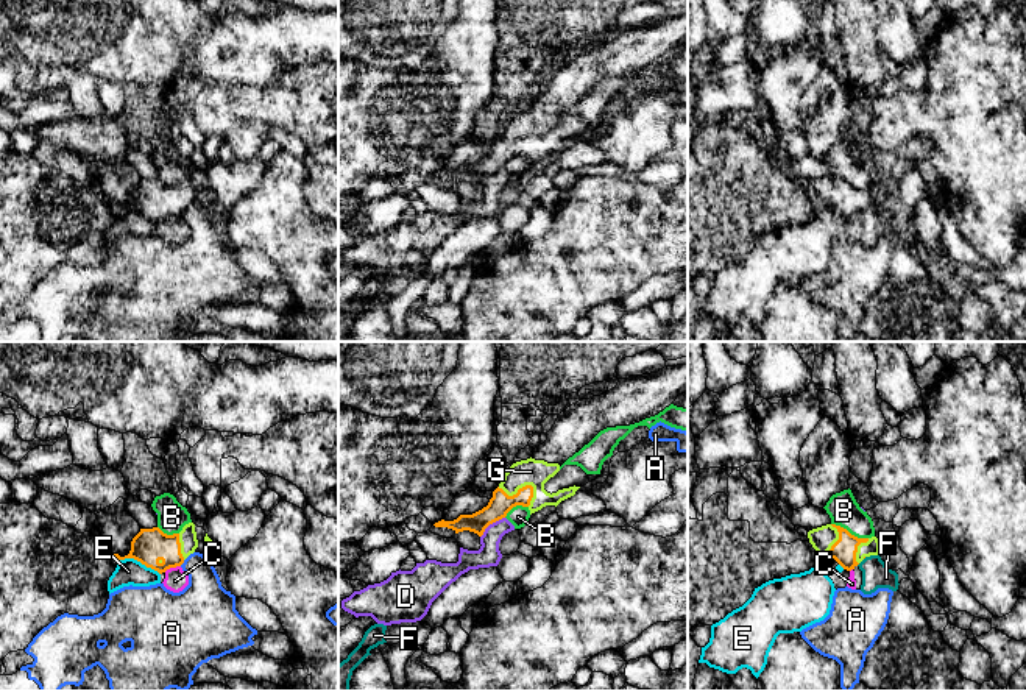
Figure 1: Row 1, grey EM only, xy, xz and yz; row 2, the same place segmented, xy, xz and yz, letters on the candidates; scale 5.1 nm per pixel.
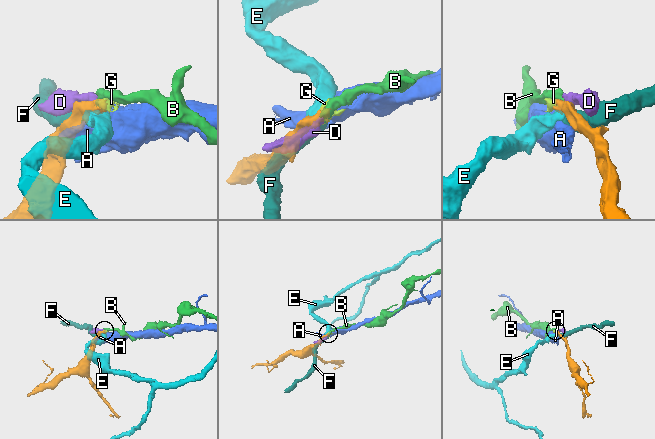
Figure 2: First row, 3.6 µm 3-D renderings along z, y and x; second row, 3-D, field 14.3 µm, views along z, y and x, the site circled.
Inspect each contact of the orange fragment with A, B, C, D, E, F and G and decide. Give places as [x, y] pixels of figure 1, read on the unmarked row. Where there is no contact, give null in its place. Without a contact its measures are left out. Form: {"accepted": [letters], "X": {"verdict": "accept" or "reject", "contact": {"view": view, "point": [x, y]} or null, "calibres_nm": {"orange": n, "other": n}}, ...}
{"accepted": ["G"], "A": {"verdict": "reject", "contact": {"view": "xy", "point": [181, 214]}, "calibres_nm": {"orange": 180, "other": 280}}, "B": {"verdict": "reject", "contact": {"view": "yz", "point": [849, 183]}, "calibres_nm": {"orange": 130, "other": 160}}, "C": {"verdict": "reject", "contact": {"view": "xy", "point": [172, 217]}, "calibres_nm": {"orange": 180, "other": 120}}, "D": {"verdict": "reject", "contact": {"view": "xz", "point": [490, 173]}, "calibres_nm": {"orange": 120, "other": 120}}, "E": {"verdict": "reject", "contact": {"view": "xy", "point": [139, 211]}, "calibres_nm": {"orange": 180, "other": 140}}, "F": {"verdict": "reject", "contact": null}, "G": {"verdict": "accept", "contact": {"view": "xz", "point": [520, 139]}, "calibres_nm": {"orange": 120, "other": 140}}}

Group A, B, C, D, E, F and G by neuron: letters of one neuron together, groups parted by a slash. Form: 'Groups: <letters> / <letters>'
Groups: A / B D / C E F / G

